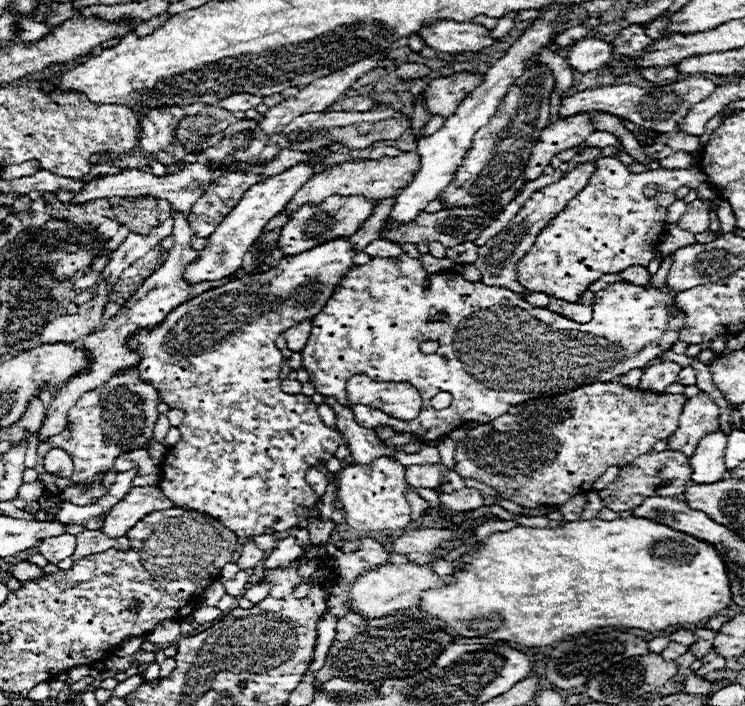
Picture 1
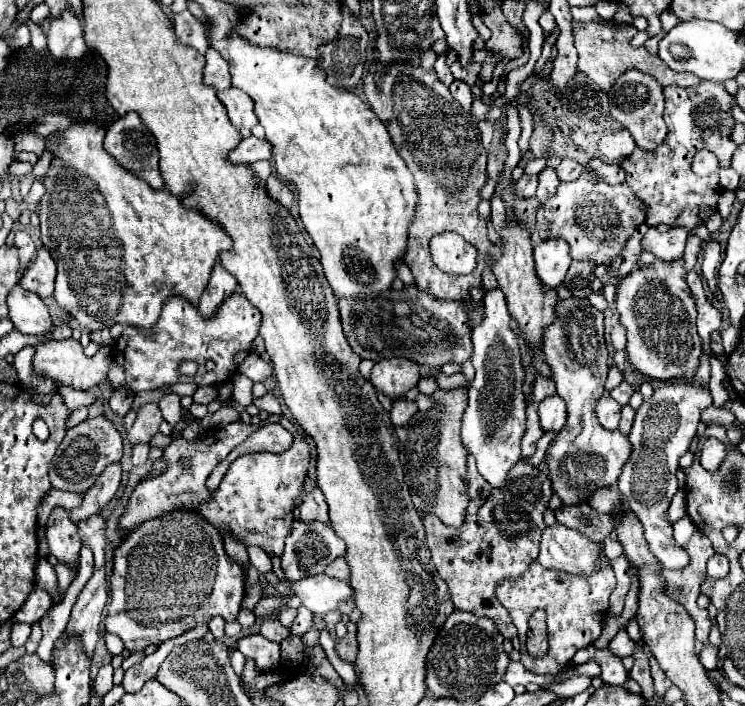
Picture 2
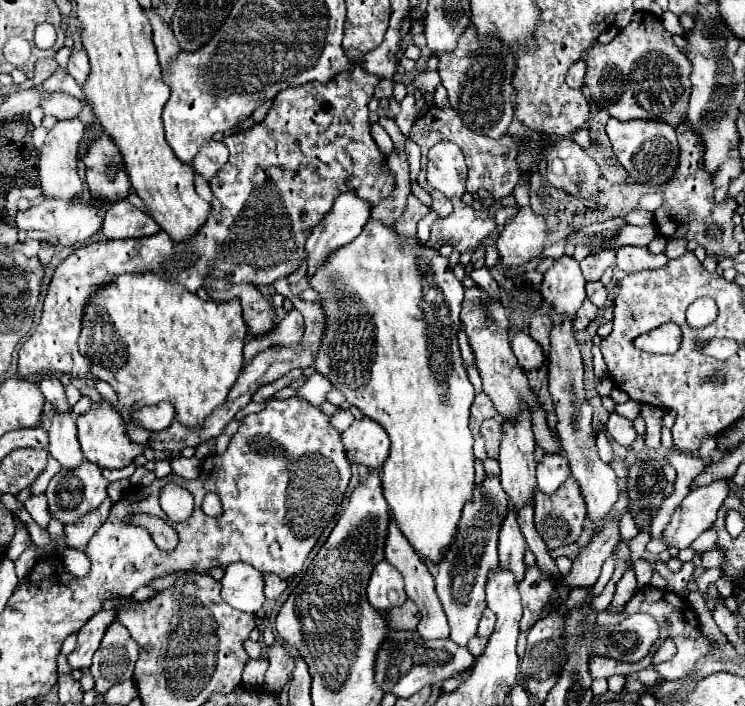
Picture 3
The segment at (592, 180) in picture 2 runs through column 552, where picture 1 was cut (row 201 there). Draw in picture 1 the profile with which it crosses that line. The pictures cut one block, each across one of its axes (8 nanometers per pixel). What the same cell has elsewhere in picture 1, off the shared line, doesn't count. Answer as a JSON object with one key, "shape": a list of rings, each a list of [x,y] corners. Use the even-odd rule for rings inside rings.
{"shape":[[[256,166],[246,172],[222,172],[220,180],[212,182],[210,188],[206,188],[204,194],[192,204],[188,222],[194,234],[198,234],[200,238],[208,238],[214,228],[224,220],[224,216],[232,212],[244,192],[262,180],[264,176]]]}

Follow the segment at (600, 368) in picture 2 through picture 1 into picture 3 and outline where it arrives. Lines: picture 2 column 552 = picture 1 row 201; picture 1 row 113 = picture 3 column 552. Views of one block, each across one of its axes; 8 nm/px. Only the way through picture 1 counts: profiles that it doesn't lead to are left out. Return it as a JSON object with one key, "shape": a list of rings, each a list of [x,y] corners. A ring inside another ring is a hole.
{"shape":[[[568,478],[552,496],[538,492],[534,510],[536,530],[550,550],[572,544],[580,538],[586,506],[574,478]]]}

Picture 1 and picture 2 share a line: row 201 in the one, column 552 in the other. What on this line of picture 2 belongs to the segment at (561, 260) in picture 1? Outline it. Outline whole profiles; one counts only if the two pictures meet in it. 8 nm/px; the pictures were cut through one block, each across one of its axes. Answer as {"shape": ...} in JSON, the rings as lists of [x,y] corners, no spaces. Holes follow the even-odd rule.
{"shape":[[[534,562],[522,576],[510,578],[498,584],[496,596],[504,608],[508,608],[514,626],[518,628],[520,638],[520,654],[522,664],[534,674],[558,674],[568,668],[576,650],[590,646],[602,632],[602,620],[606,618],[608,610],[608,596],[616,586],[616,578],[612,572],[610,562],[602,564],[602,570],[594,576],[570,576],[558,570],[546,570],[538,562]],[[534,610],[546,610],[546,624],[548,624],[548,654],[546,658],[532,658],[526,650],[526,632],[528,620]]]}

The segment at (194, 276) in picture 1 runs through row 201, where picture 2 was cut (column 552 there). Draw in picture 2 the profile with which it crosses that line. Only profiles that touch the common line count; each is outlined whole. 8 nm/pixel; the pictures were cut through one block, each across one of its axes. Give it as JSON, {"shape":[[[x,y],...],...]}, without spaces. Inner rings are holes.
{"shape":[[[546,240],[534,246],[536,276],[544,286],[552,290],[564,282],[568,266],[572,262],[568,254],[568,244],[564,240]]]}

